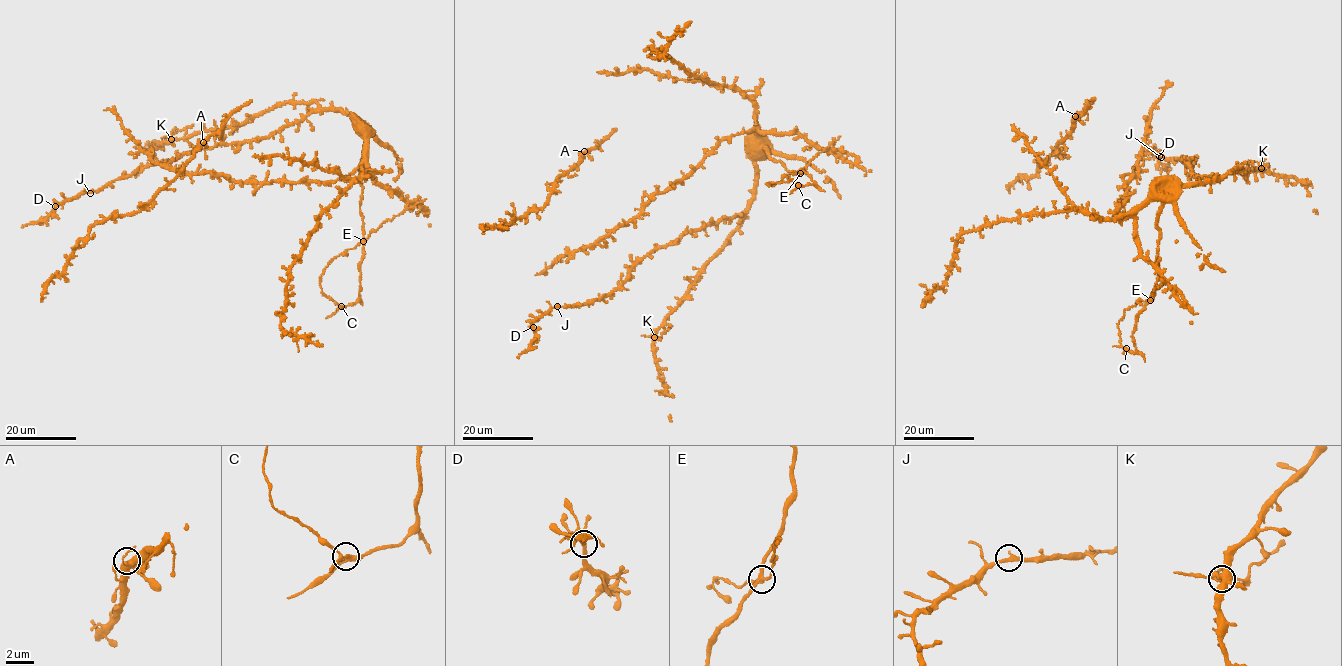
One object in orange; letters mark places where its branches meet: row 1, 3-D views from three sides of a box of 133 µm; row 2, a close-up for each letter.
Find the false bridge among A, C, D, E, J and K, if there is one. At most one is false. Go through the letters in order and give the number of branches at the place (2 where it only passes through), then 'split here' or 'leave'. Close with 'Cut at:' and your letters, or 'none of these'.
A: 4 branches meet; leave
C: 3 branches meet; leave
D: 4 branches meet; leave
E: 4 branches meet; leave
J: 3 branches meet; leave
K: 4 branches meet; leave
Cut at: none of these

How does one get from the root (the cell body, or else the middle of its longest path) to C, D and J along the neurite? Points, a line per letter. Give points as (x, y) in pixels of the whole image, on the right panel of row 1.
C: (1130, 214), (1150, 201), (1161, 201), (1156, 287), (1136, 317), (1132, 334), (1136, 352), (1126, 348)
D: (1130, 214), (1178, 185), (1219, 178), (1198, 177), (1187, 159), (1159, 156)
J: (1130, 214), (1178, 185), (1219, 178), (1198, 177), (1187, 159), (1161, 157)

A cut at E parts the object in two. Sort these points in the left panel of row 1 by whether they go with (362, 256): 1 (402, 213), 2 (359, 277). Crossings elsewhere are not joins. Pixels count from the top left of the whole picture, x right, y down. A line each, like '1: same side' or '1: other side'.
1: other side
2: same side

